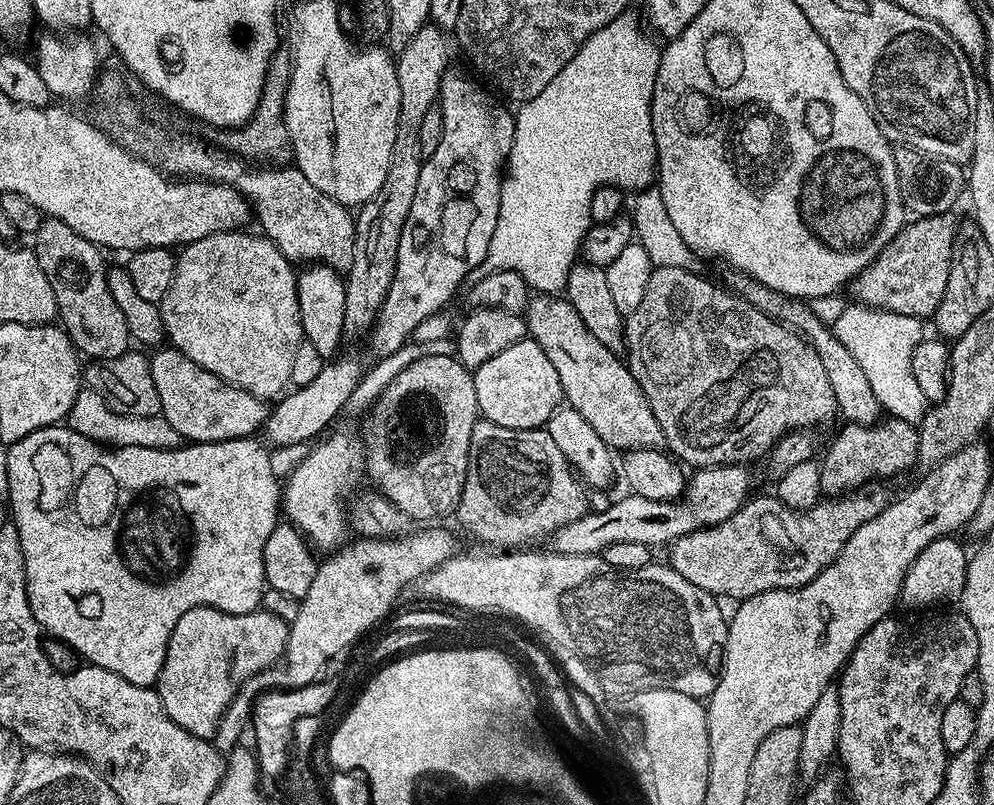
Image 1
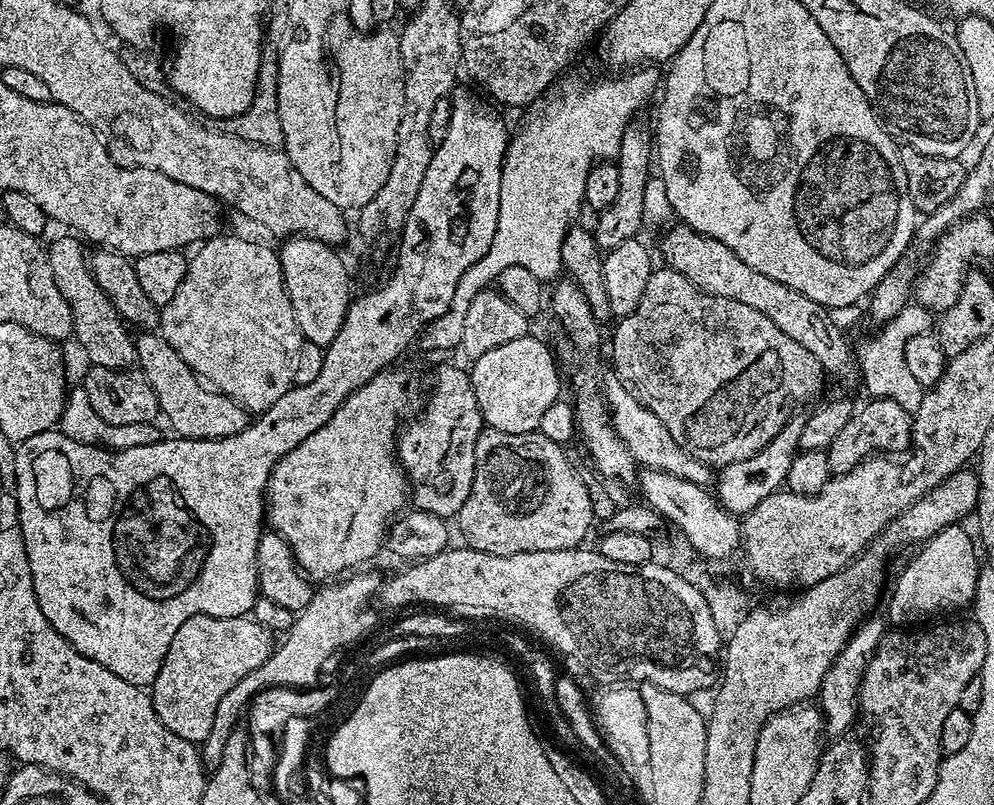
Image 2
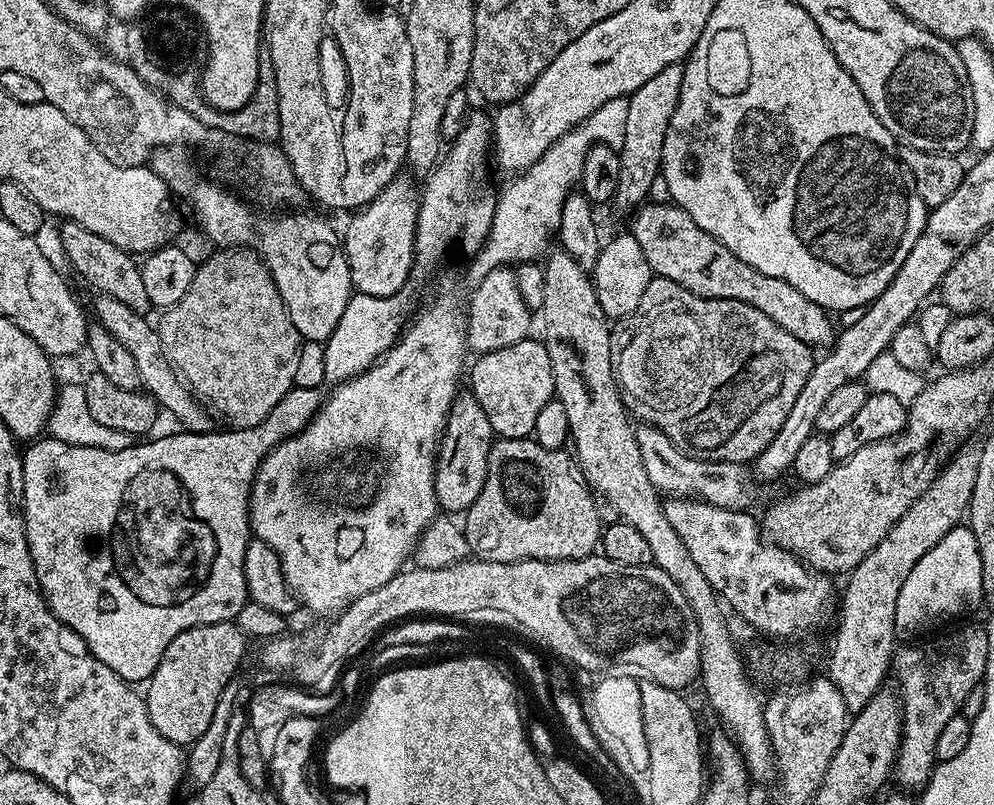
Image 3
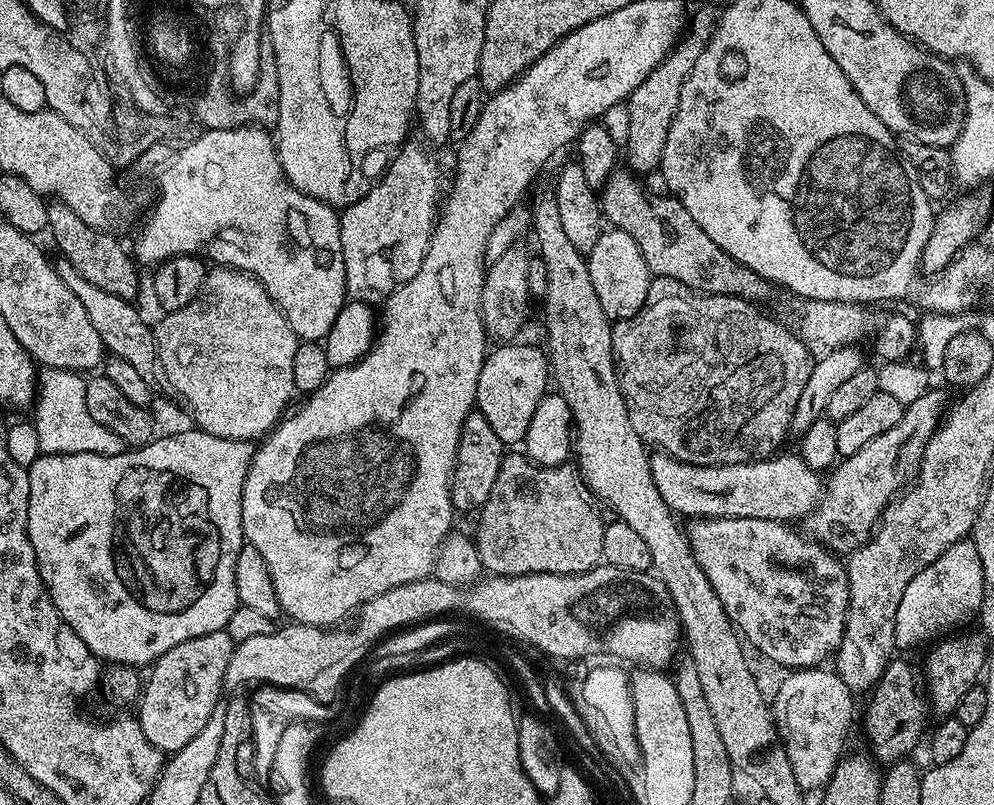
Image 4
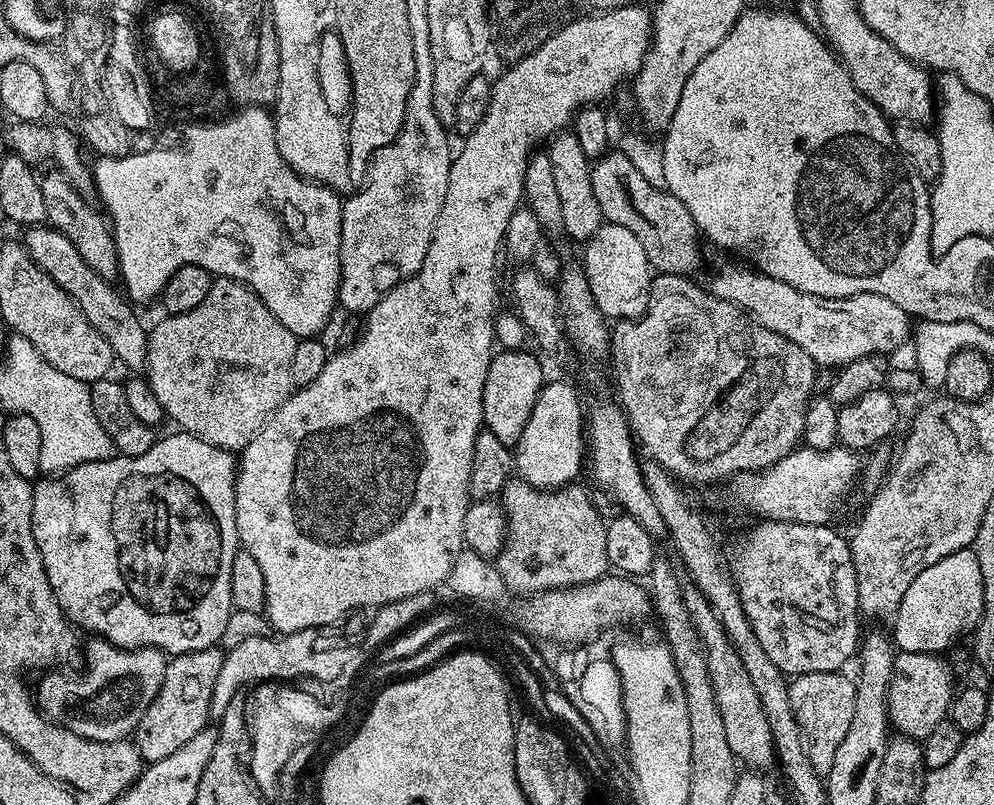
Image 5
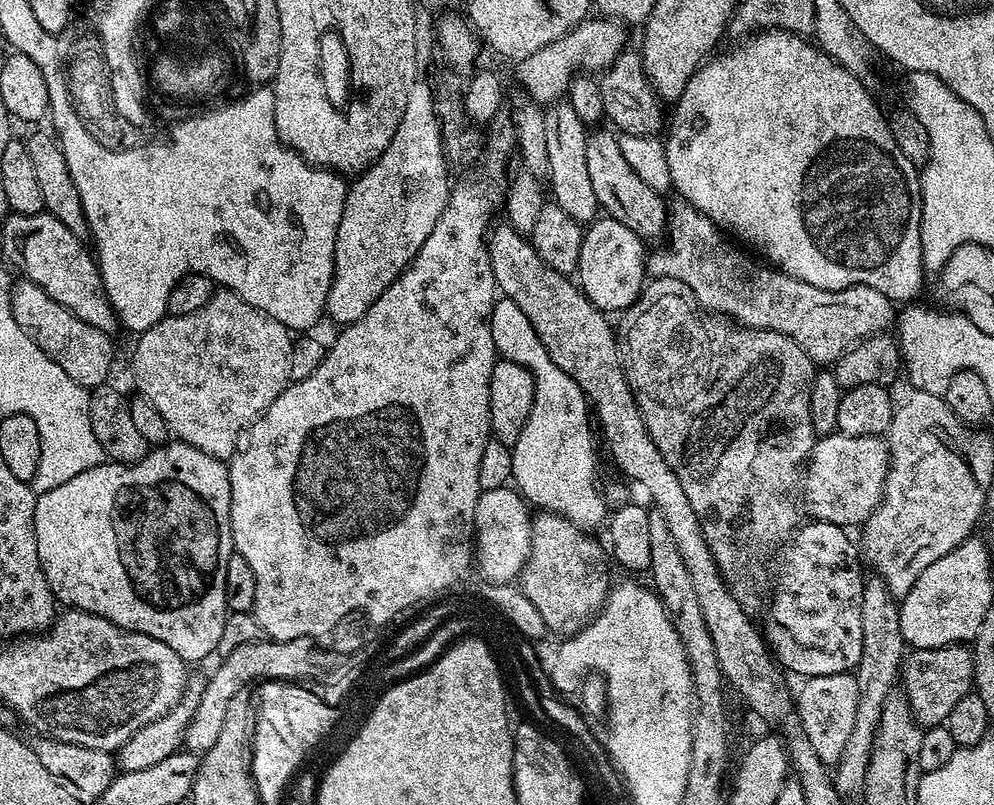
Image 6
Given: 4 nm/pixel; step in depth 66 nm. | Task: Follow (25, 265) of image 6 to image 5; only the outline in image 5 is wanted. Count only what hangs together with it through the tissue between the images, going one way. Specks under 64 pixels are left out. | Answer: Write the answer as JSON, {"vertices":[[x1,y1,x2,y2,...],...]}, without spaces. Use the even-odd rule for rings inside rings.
{"vertices":[[37,226,27,229,23,233,22,247,28,253,37,266,51,278,55,284,66,294,72,296,77,306,82,310,86,322,110,342,110,350,117,361,120,360,128,368,143,369,148,362,148,334,149,329,140,325,140,320,135,316,133,305,119,291,112,289,113,285,102,279,86,262,82,262,82,256,78,250,74,250,74,244,66,238,58,229,51,226]]}

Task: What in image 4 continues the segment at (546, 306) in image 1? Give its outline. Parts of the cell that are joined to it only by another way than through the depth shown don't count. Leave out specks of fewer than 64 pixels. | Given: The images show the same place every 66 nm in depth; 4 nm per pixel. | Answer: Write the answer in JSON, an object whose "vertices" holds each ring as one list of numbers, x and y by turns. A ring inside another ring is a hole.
{"vertices":[[669,452,651,453,654,486,662,494,662,502,677,517,762,518,781,522,803,521,820,503,821,473,814,471,798,454,773,454,746,464,687,464]]}

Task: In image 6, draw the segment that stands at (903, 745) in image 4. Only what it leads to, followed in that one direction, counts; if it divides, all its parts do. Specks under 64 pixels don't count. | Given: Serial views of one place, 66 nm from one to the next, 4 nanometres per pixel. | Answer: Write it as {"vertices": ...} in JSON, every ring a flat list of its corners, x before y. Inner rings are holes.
{"vertices":[[951,644,941,648,917,648,905,655,902,665,902,694,908,699,910,710,921,728,934,728,943,725,948,719,950,710,954,710,954,706,962,698,966,698,968,692,973,691,974,662,972,661,972,653,971,647]]}

